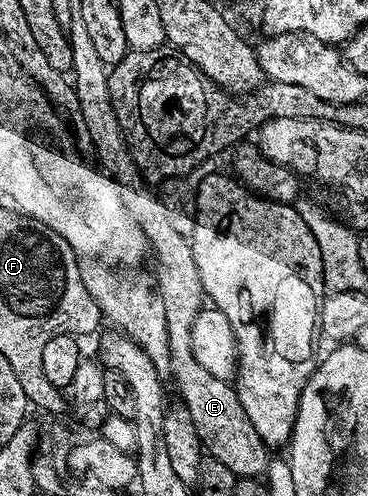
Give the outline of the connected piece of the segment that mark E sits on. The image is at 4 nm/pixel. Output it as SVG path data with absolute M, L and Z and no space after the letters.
M76 33L70 36L70 41L73 86L77 93L77 101L81 105L81 117L87 130L86 138L91 139L91 147L95 150L94 158L98 166L110 175L112 181L119 187L125 209L129 209L129 213L143 230L150 254L152 256L155 254L155 259L159 262L157 280L161 298L165 303L169 355L172 358L171 377L176 381L177 389L181 393L182 406L188 409L202 448L209 455L217 458L217 461L224 462L236 478L262 478L267 474L271 453L261 441L261 437L258 437L253 423L249 421L239 394L228 380L213 376L213 373L209 373L197 362L197 357L193 357L193 321L205 306L205 296L201 277L197 274L197 263L193 261L188 236L173 229L165 205L161 205L158 194L143 178L142 172L130 155L126 137L122 133L121 125L118 124L117 114L114 113L113 101L110 100L107 80L109 68L101 61L101 56L93 46L93 40L85 34Z

